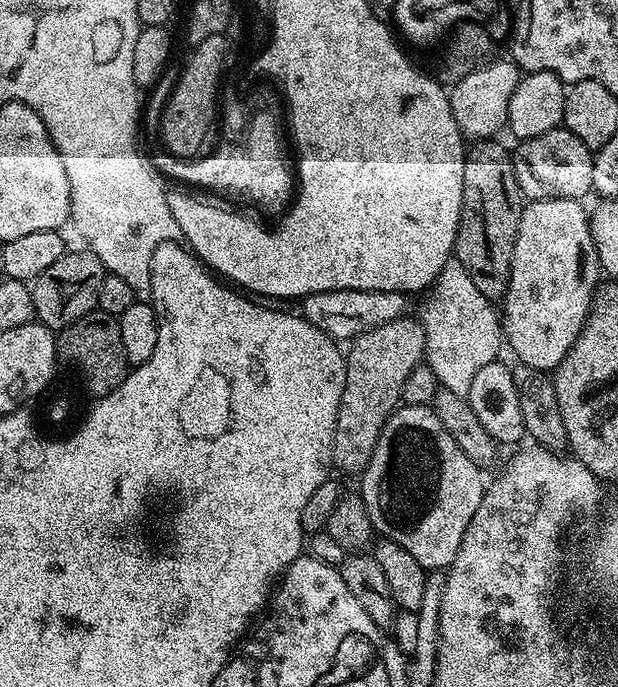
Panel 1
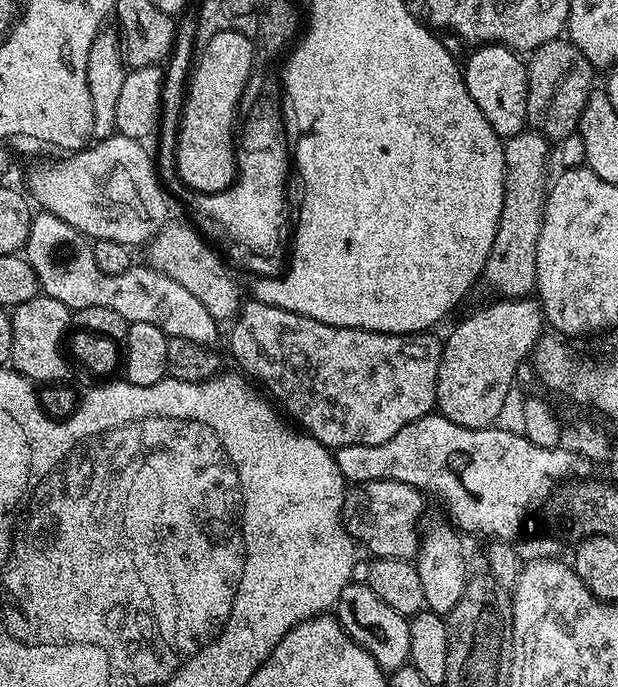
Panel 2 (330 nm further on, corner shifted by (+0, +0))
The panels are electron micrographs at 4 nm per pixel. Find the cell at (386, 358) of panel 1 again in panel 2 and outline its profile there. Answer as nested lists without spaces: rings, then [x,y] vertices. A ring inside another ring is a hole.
[[[525,130],[504,140],[504,197],[502,214],[498,218],[498,234],[494,234],[494,246],[490,246],[488,261],[484,267],[483,283],[497,288],[504,298],[524,298],[536,286],[536,259],[538,238],[544,221],[544,204],[548,200],[550,175],[548,176],[548,148],[550,141],[535,130]]]

